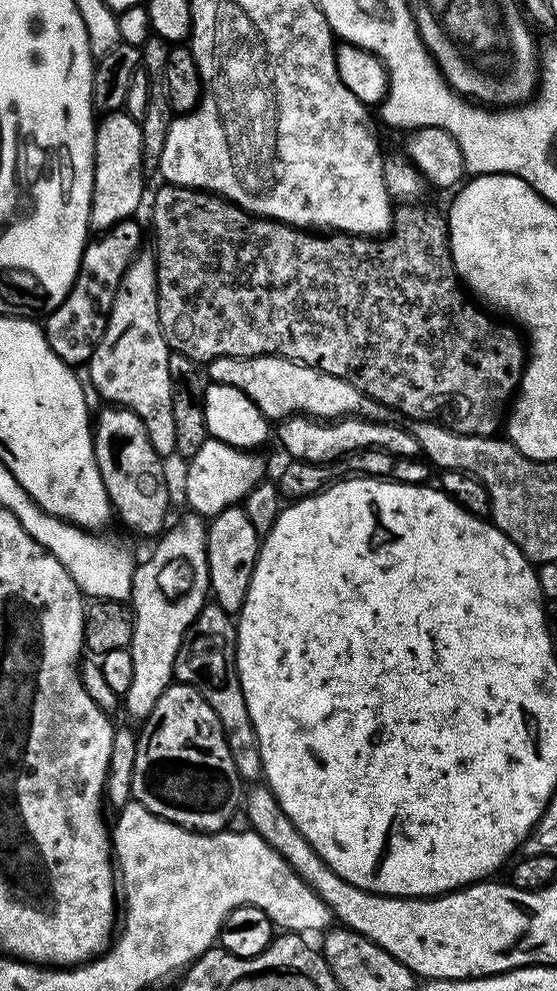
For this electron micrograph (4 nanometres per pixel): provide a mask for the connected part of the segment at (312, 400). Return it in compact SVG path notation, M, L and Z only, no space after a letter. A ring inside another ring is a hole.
M220 356L207 361L206 368L211 383L242 390L269 422L284 422L287 416L296 416L299 412L304 416L317 416L320 422L352 418L355 412L361 412L364 418L376 418L382 412L381 405L367 399L344 377L331 376L284 356Z

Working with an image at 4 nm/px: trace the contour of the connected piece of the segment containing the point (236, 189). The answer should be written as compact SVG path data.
M206 92L206 103L203 106L197 106L193 112L177 115L167 130L158 172L172 186L210 192L232 201L237 207L249 210L256 194L243 186L233 164L228 134L230 130L226 130L226 108L230 108L230 104L224 94L216 96L216 92Z

